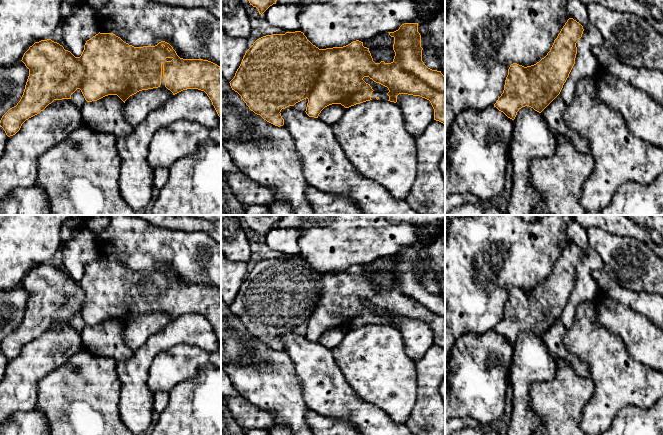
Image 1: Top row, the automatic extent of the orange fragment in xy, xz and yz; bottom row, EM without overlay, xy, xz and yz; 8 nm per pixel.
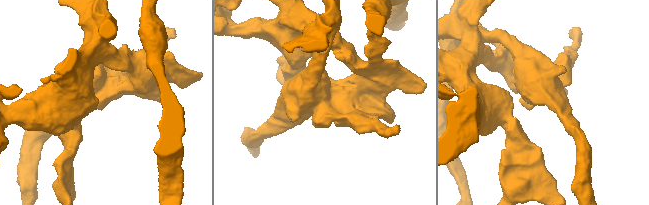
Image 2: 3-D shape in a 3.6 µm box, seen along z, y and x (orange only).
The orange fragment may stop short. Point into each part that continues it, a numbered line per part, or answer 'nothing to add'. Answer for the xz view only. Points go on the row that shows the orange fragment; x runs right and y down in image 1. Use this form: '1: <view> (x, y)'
1: xz (382, 96)

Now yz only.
nothing to add

